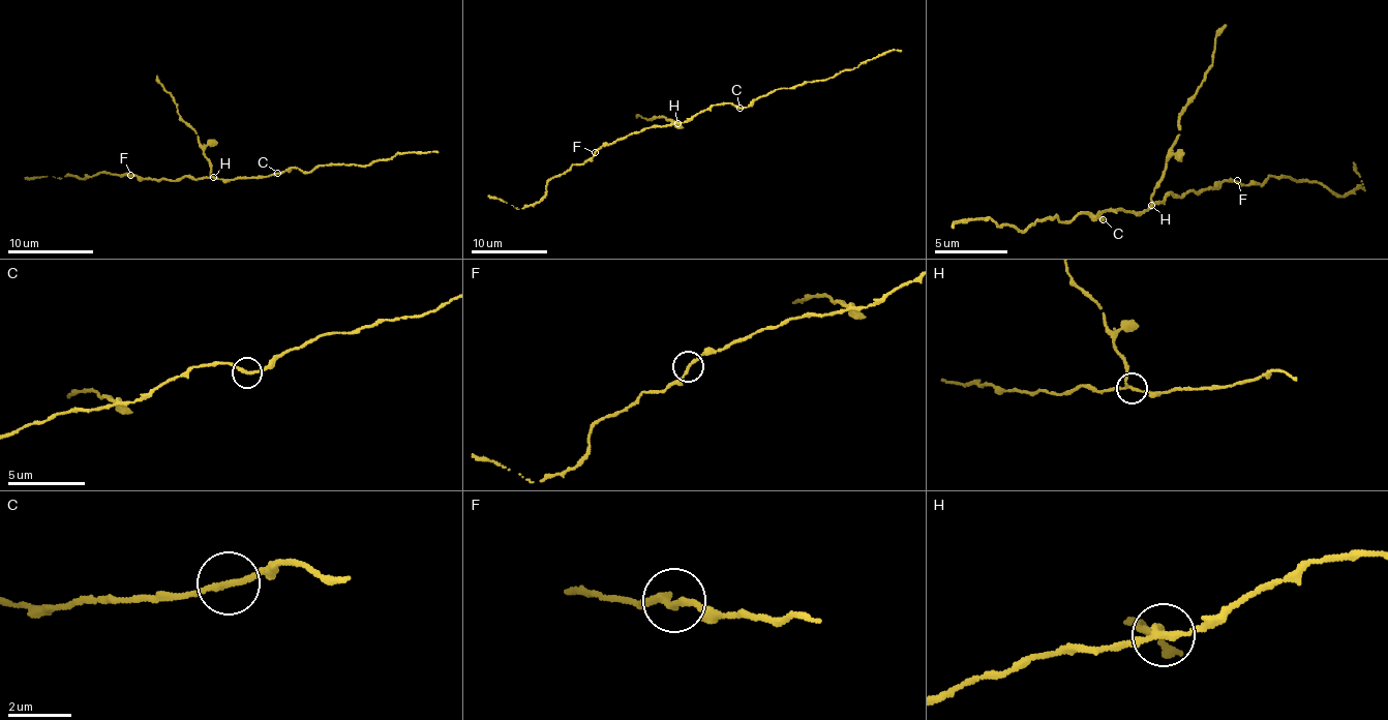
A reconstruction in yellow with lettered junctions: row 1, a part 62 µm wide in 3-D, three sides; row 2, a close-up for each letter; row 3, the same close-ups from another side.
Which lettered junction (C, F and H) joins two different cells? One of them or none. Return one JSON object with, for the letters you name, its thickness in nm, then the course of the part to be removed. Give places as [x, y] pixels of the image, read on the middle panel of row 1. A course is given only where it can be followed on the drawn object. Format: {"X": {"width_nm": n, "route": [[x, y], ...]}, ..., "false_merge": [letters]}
{"H": {"width_nm": 150, "route": [[676, 123], [658, 116], [646, 120], [637, 117]]}, "false_merge": ["H"]}

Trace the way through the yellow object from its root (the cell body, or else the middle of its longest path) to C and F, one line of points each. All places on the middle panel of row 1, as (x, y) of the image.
C: (688, 122), (714, 103), (731, 102), (740, 108)
F: (688, 122), (643, 128), (639, 132), (605, 143), (595, 152)

